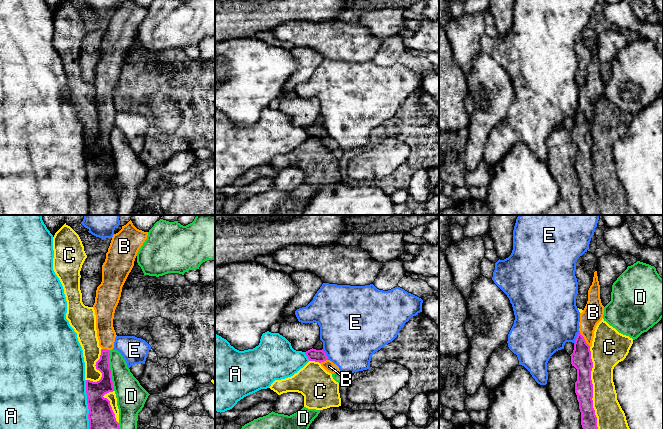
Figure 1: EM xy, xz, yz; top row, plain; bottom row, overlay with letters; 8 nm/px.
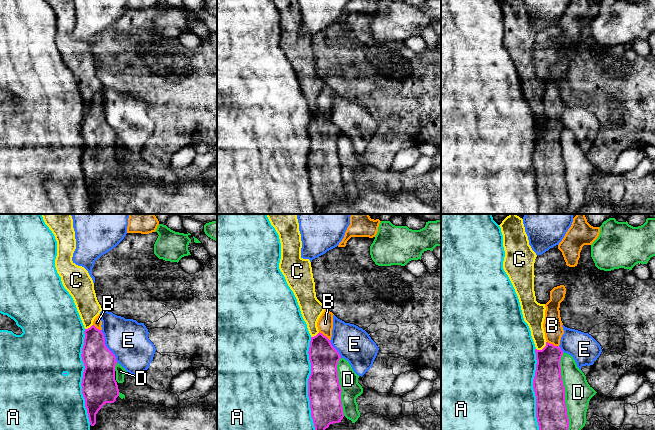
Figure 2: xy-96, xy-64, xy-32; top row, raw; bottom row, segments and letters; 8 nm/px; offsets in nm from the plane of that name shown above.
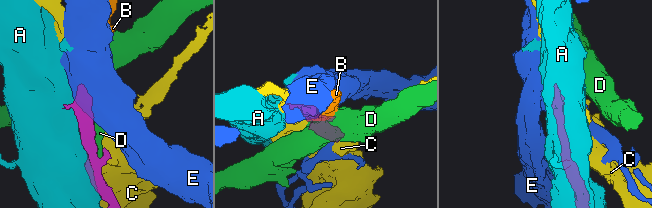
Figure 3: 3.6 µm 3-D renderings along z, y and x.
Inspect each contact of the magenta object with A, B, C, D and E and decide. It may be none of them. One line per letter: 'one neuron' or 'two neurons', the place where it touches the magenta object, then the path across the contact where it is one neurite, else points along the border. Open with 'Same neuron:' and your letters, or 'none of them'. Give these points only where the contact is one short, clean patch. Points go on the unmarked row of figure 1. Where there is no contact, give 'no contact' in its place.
Same neuron: B
A: two neurons; meets magenta in xy at (88, 184)
B: one neuron; meets magenta in yz at (584, 115); runs through yz (581, 135), (581, 122), (584, 115), (588, 96), (593, 88)
C: two neurons; meets magenta in yz at (592, 169)
D: two neurons; meets magenta in xy at (110, 146)
E: two neurons; meets magenta in yz at (576, 113); border along yz (579, 107), (574, 119)

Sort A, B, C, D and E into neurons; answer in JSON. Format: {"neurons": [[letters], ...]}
{"neurons": [["A"], ["B"], ["C"], ["D"], ["E"]]}

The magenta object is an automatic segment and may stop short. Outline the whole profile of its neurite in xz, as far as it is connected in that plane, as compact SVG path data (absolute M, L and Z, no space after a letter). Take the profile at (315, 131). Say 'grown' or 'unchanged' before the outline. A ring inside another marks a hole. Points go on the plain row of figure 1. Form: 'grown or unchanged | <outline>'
grown | M310 125L305 128L309 137L319 138L321 142L329 149L334 150L340 148L339 143L330 137L323 126Z

